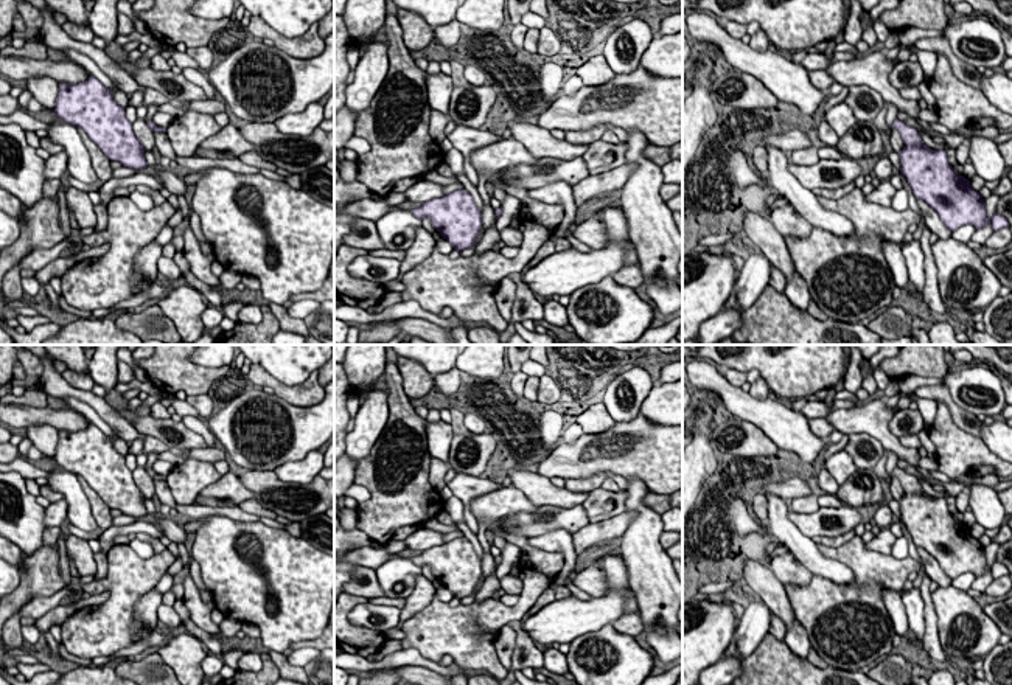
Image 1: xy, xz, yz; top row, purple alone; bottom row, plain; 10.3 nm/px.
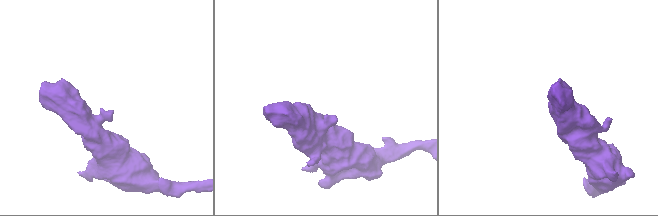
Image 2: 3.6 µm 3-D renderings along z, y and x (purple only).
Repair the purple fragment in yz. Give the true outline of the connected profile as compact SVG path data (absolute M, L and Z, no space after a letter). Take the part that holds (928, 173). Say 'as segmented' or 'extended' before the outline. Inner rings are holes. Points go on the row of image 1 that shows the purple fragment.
as segmented | M900 120L894 121L894 129L900 132L905 143L905 148L897 152L900 158L900 172L906 177L916 199L925 200L940 216L950 231L954 231L967 224L973 225L976 230L989 224L993 231L1009 227L1004 216L998 213L992 217L987 216L986 199L972 188L968 179L954 174L944 149L930 149L922 141L919 132Z

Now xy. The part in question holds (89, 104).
as segmented | M95 76L79 84L59 84L54 113L81 127L107 158L131 169L148 166L146 149L134 134L124 107L113 101L113 93Z

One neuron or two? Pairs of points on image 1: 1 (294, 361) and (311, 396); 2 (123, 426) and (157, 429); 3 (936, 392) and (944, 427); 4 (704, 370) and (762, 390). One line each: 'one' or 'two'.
1: two
2: two
3: two
4: two

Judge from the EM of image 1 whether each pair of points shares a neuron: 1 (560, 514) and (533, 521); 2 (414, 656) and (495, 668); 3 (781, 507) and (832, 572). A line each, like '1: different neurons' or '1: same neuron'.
1: same neuron
2: different neurons
3: same neuron

